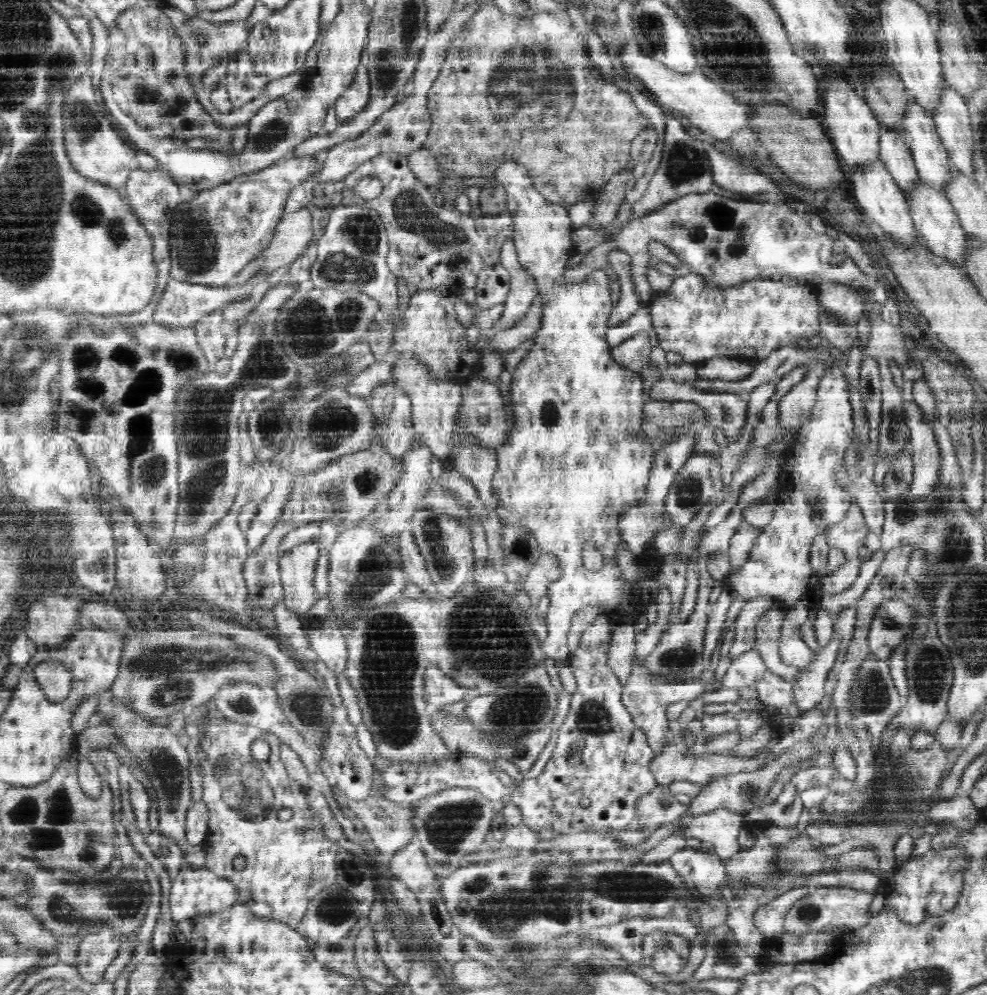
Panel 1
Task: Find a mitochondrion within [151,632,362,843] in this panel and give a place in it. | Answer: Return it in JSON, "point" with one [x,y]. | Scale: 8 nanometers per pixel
{"point":[229,764]}

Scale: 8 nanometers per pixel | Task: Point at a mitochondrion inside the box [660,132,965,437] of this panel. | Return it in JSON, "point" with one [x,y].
{"point":[684,163]}

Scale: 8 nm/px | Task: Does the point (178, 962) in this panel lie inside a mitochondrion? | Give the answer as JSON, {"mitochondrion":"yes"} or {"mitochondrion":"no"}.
{"mitochondrion":"no"}

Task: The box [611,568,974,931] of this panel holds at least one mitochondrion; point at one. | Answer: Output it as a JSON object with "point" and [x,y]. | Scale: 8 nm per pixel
{"point":[874,694]}

